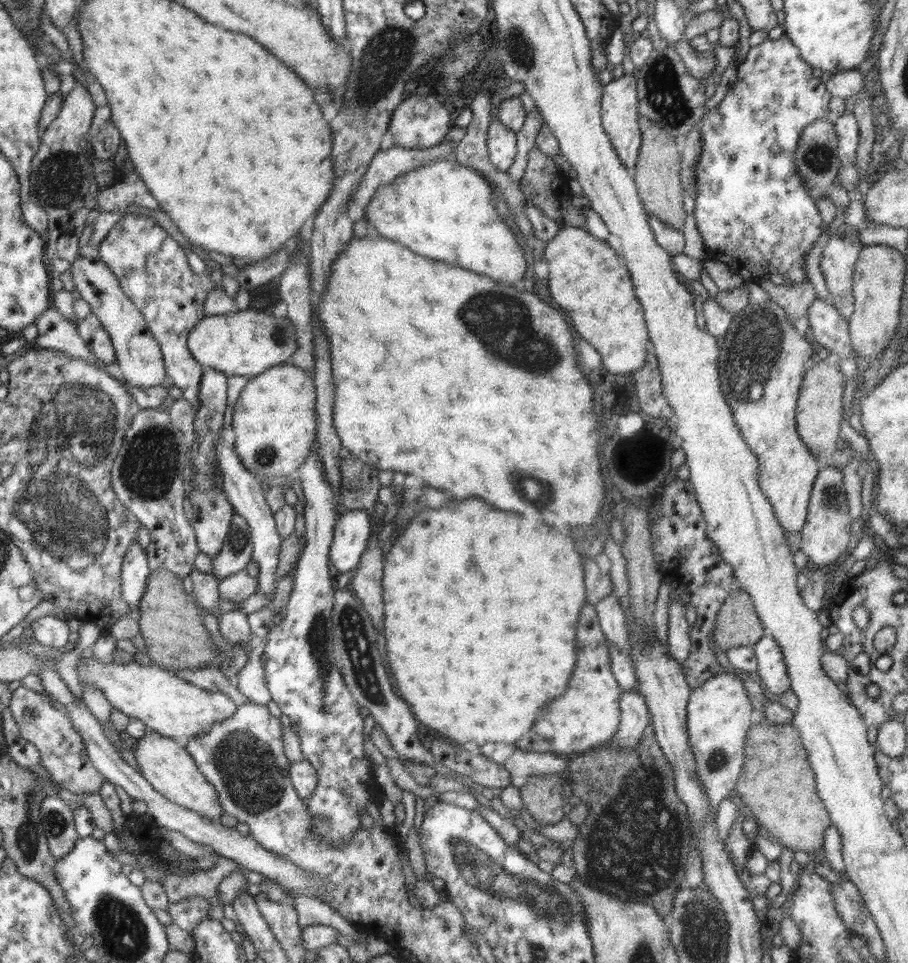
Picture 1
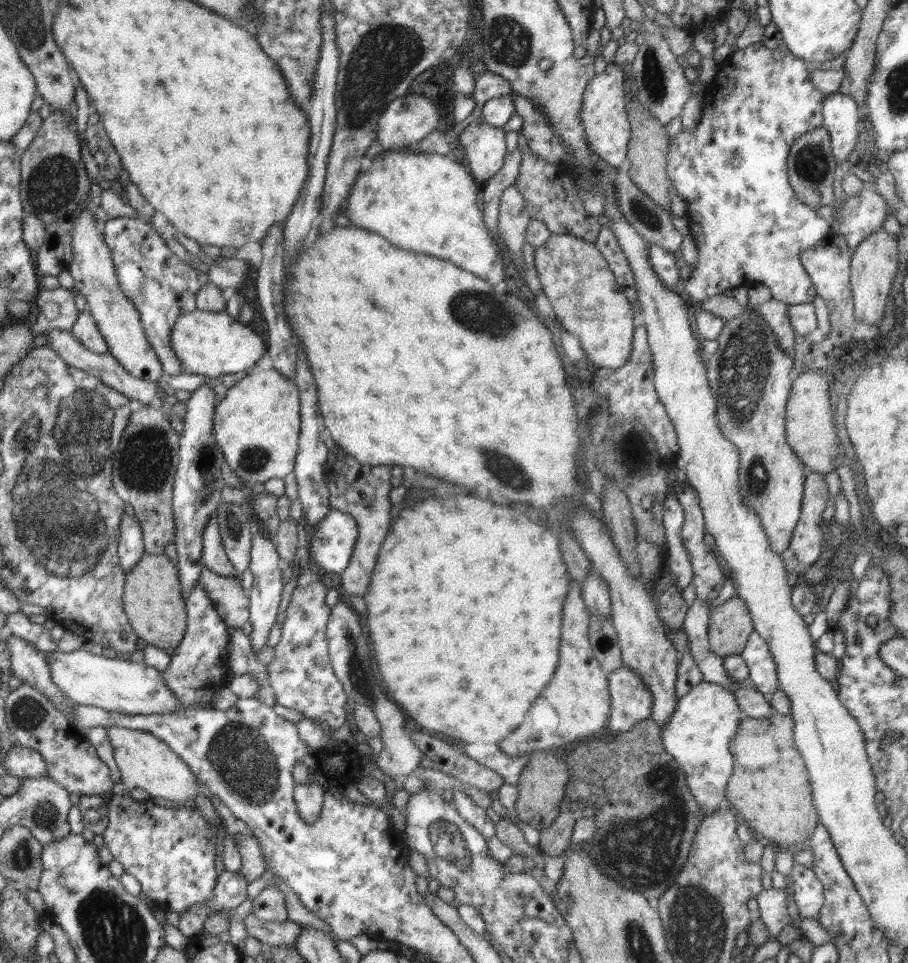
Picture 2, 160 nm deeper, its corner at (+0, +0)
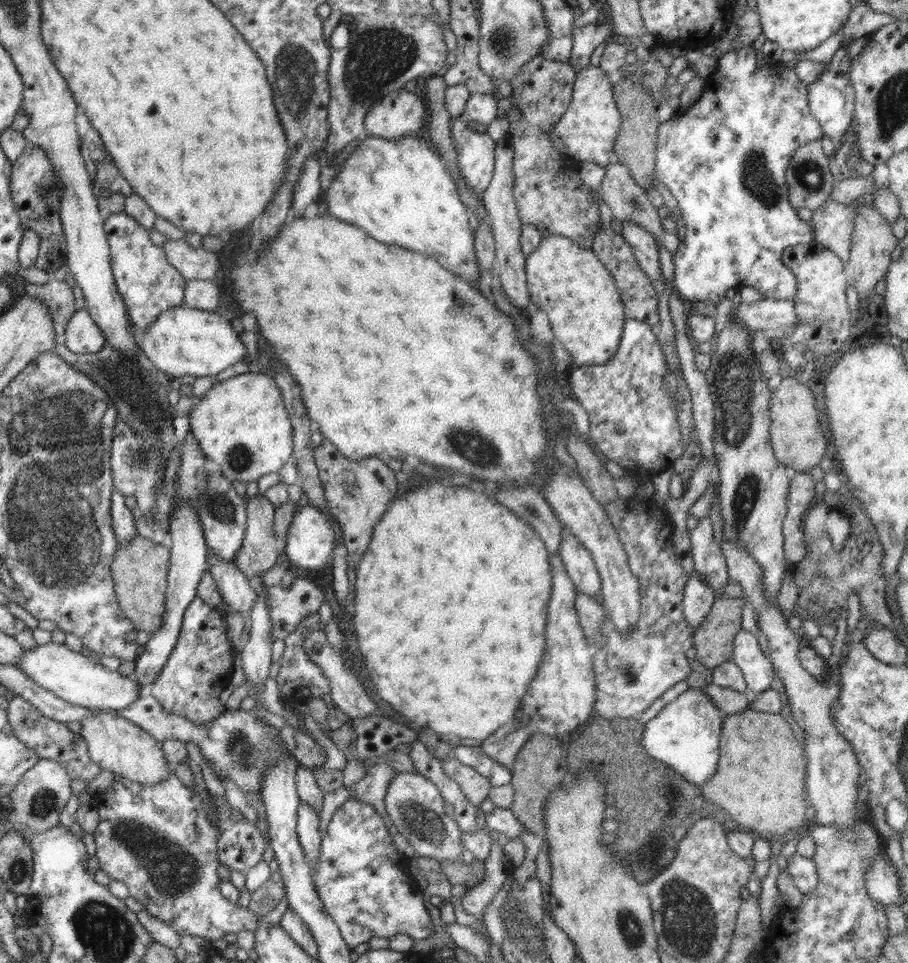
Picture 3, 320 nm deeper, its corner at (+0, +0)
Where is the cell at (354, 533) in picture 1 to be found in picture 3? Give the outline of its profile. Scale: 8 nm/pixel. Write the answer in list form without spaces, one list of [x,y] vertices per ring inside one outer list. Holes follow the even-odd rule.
[[[314,505],[299,506],[288,527],[286,546],[282,559],[291,566],[300,568],[321,569],[331,562],[331,554],[338,543],[343,544],[343,532],[336,519],[326,510]]]

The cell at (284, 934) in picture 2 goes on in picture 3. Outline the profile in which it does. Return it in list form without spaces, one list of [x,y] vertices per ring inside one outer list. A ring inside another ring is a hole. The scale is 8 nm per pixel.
[[[174,771],[169,772],[162,784],[142,785],[142,792],[138,795],[132,794],[117,778],[104,792],[93,794],[91,802],[100,816],[100,824],[92,834],[100,870],[106,871],[112,881],[124,882],[129,896],[136,898],[150,916],[172,927],[180,937],[202,937],[210,945],[225,935],[237,934],[243,930],[256,934],[256,931],[265,925],[258,922],[258,918],[249,907],[240,907],[222,896],[216,853],[221,831],[210,825],[200,796],[193,788],[184,786]]]

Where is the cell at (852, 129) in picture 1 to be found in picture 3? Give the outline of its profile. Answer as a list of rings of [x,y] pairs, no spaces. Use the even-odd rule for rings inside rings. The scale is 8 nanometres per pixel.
[[[843,45],[835,52],[831,62],[825,66],[819,79],[807,85],[810,113],[820,123],[824,136],[831,138],[834,144],[839,144],[854,120],[855,92],[850,80],[850,67],[851,60],[848,58],[846,46]]]

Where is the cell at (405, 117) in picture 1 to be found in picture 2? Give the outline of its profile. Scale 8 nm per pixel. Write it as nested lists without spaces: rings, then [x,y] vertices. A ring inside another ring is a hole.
[[[399,96],[388,104],[376,127],[376,140],[385,147],[385,151],[372,161],[368,170],[358,173],[359,177],[356,177],[345,200],[346,216],[352,226],[375,232],[402,250],[450,261],[495,286],[504,280],[504,256],[494,235],[486,228],[483,212],[476,205],[477,194],[483,184],[472,176],[465,163],[458,163],[451,156],[406,149],[408,144],[430,134],[438,119],[436,106],[424,96]]]

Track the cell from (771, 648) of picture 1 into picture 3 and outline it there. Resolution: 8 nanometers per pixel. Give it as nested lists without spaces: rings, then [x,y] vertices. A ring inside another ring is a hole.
[[[744,629],[734,637],[732,660],[739,666],[749,693],[767,691],[774,682],[773,664],[760,649],[756,635]]]

